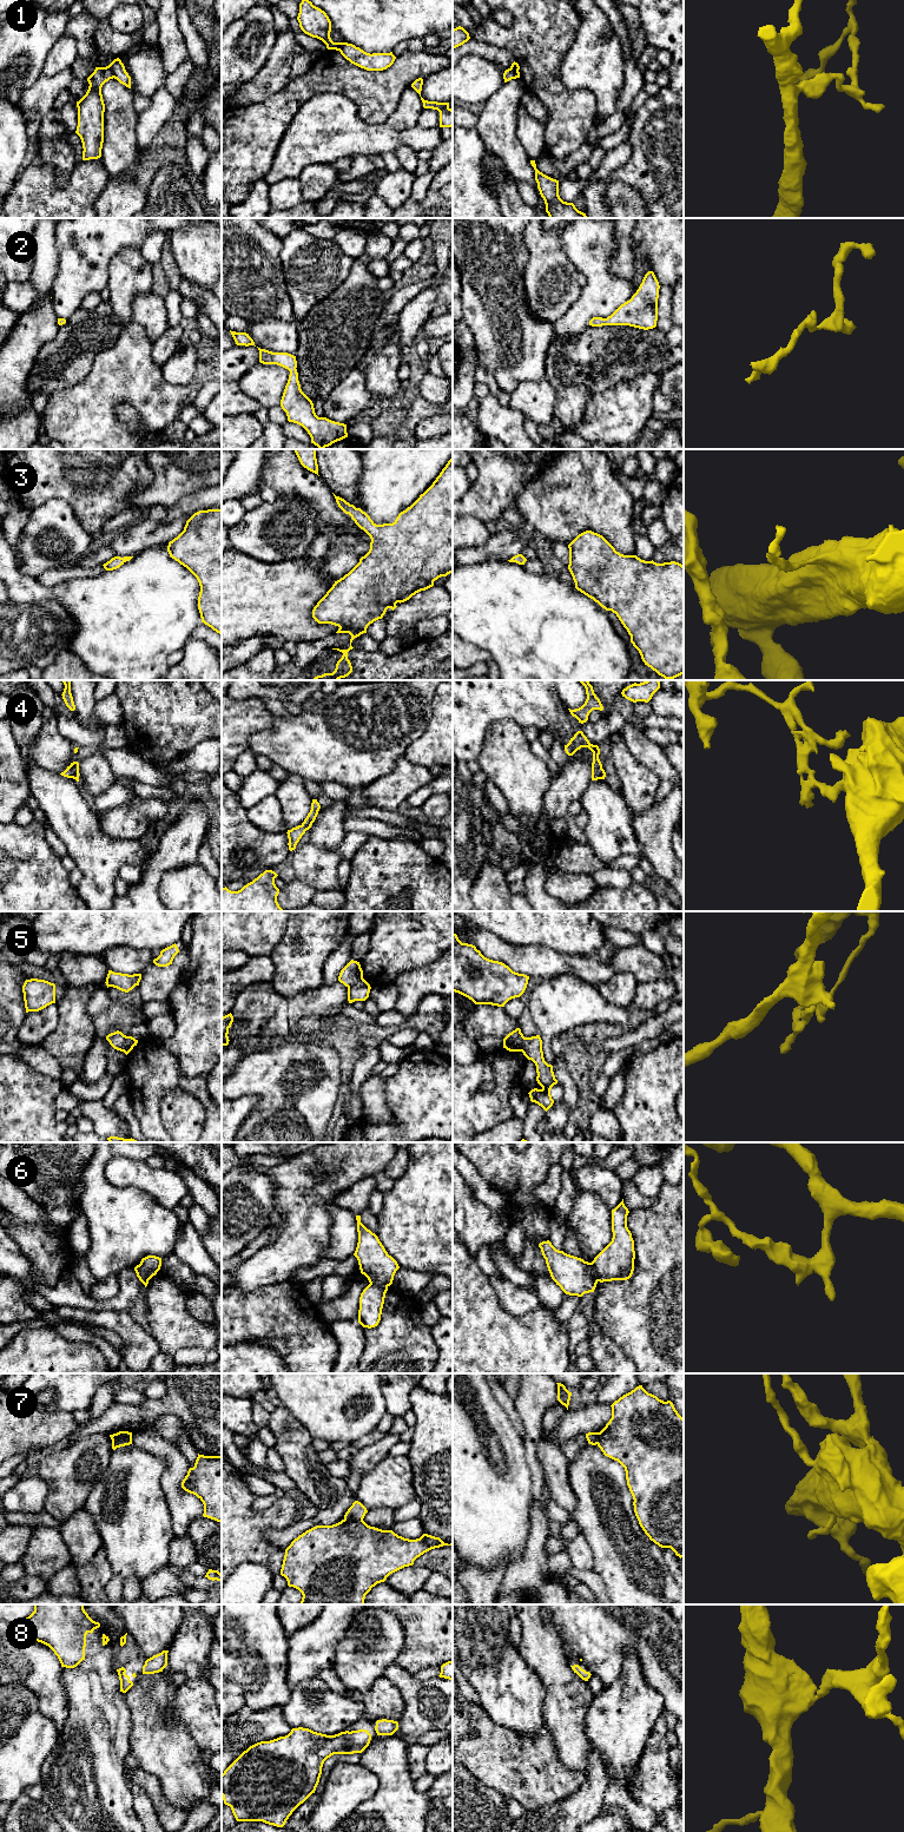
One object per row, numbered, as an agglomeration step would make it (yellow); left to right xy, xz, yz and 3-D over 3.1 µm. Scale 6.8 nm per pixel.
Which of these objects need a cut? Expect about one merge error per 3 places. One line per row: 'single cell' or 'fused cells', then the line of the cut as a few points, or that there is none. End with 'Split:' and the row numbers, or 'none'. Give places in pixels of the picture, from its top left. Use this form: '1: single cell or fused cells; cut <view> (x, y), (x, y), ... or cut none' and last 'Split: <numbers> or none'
1: fused cells; cut xy (107, 66), (113, 77)
2: single cell; cut none
3: single cell; cut none
4: fused cells; cut xy (70, 765), (74, 778)
5: fused cells; cut xy (127, 1036), (123, 1050)
6: fused cells; cut yz (591, 1263), (598, 1280)
7: fused cells; cut xz (344, 1519), (360, 1519), (362, 1521)
8: single cell; cut none
Split: 1, 4, 5, 6, 7

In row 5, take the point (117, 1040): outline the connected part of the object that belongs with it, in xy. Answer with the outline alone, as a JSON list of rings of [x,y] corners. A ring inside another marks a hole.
[[[117,1030],[114,1033],[111,1033],[106,1036],[106,1040],[110,1042],[110,1044],[120,1052],[124,1052],[126,1048],[126,1040],[127,1036],[124,1035],[121,1032]]]

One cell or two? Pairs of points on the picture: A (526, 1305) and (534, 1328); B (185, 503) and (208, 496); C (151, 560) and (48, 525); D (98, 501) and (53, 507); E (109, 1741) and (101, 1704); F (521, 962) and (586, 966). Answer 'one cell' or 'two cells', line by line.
A: two cells
B: one cell
C: two cells
D: two cells
E: one cell
F: one cell

